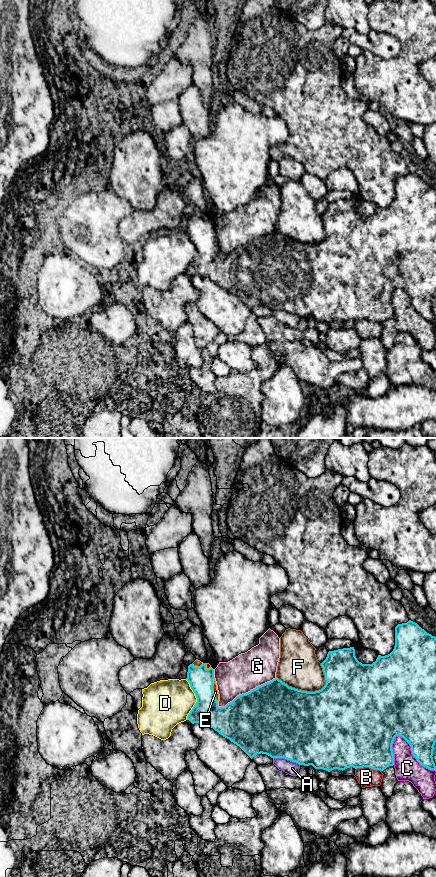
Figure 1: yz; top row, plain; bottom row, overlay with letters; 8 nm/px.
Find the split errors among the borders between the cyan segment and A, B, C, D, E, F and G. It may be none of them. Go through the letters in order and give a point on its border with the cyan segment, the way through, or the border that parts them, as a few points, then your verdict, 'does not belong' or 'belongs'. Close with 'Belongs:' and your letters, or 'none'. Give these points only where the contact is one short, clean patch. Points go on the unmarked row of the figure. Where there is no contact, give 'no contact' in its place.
A: contact yz (286, 310); does not belong
B: contact yz (369, 319); does not belong
C: contact yz (412, 305); does not belong
D: contact yz (197, 251); does not belong
E: contact yz (212, 242); belongs
F: contact yz (301, 242); does not belong
G: contact yz (246, 245); does not belong
Belongs: E

